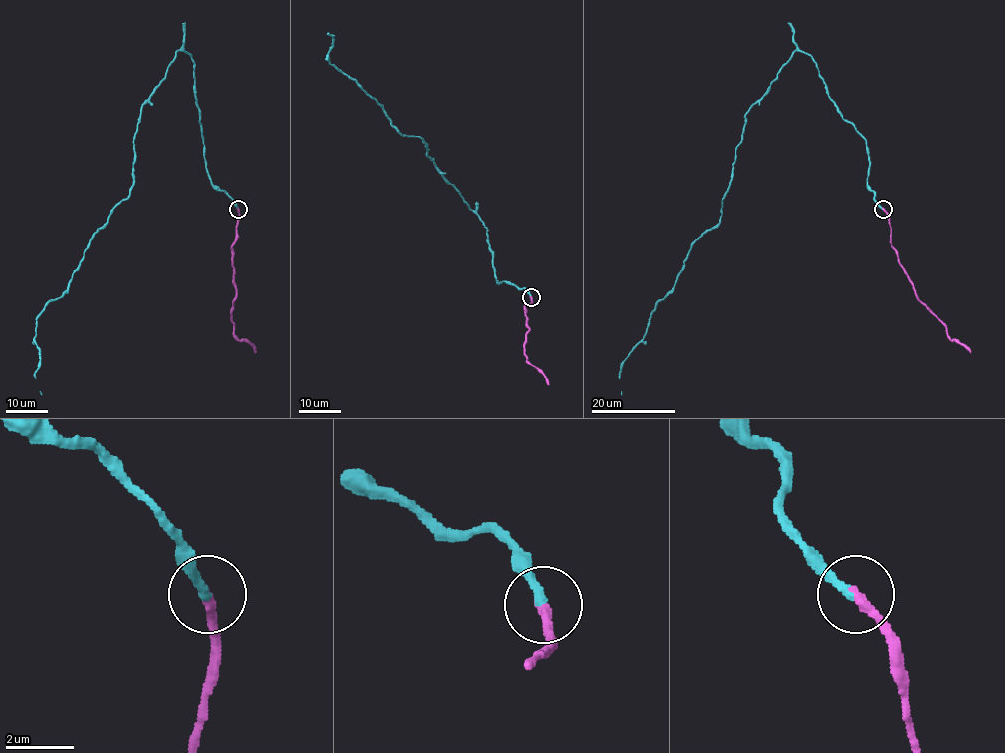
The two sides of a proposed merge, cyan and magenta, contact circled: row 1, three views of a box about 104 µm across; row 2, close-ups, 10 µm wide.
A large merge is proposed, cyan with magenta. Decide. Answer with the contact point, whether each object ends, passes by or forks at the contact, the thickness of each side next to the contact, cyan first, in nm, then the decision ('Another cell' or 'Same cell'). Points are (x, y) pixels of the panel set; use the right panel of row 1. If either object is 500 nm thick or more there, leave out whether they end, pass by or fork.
Place: (883, 209). At the ring cyan ends. At the ring magenta ends. Thickness 240 nm (cyan) against 320 nm. Same cell

